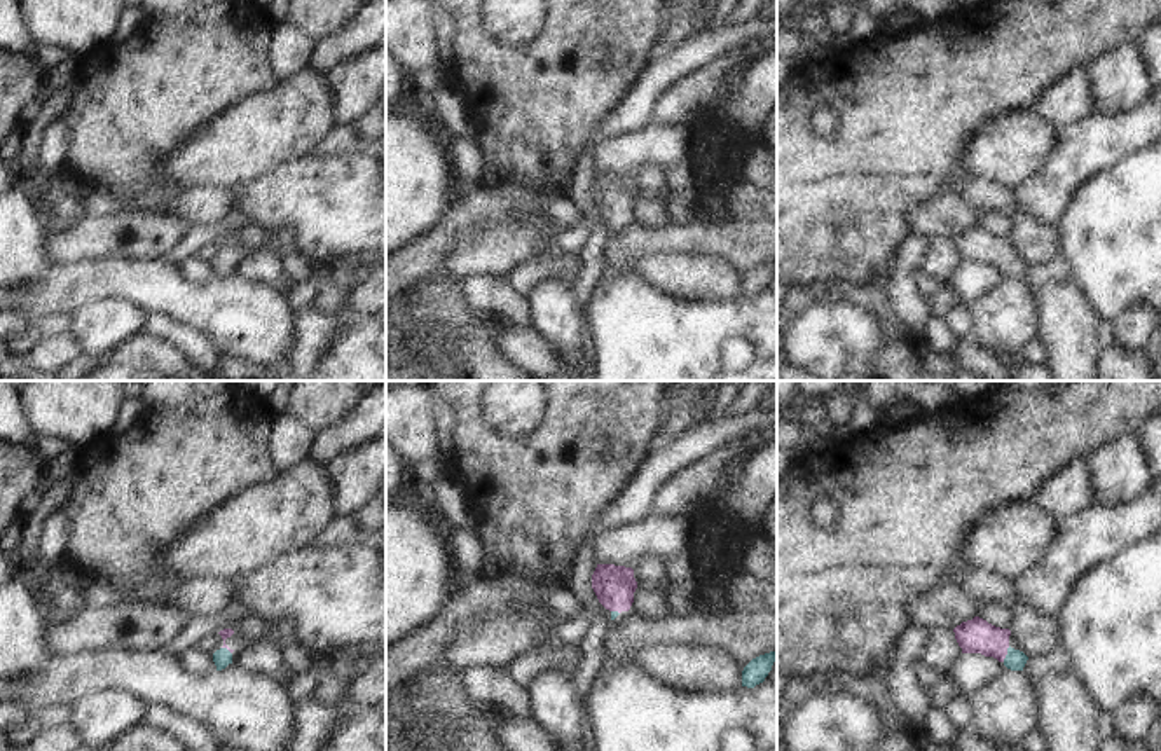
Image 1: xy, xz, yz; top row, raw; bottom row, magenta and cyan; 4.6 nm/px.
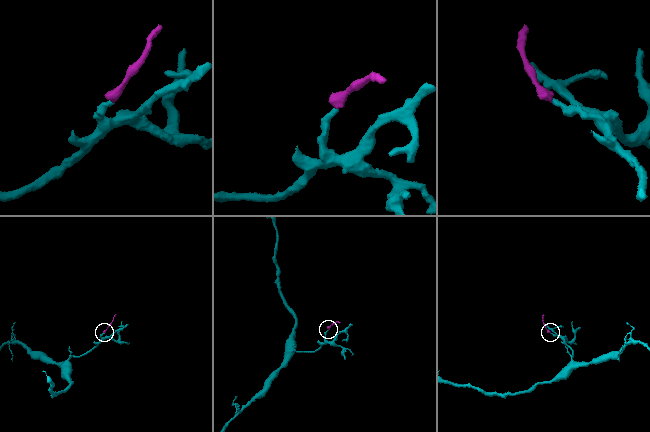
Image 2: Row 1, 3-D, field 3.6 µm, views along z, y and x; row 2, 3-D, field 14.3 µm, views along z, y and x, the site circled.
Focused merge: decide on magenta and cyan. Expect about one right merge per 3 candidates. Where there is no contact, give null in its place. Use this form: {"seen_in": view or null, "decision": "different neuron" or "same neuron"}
{"seen_in": "yz", "decision": "same neuron"}

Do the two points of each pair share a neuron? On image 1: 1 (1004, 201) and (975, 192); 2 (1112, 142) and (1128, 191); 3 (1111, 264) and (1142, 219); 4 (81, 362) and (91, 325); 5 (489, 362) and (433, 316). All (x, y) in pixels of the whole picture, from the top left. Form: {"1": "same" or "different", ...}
{"1": "same", "2": "different", "3": "same", "4": "different", "5": "same"}

